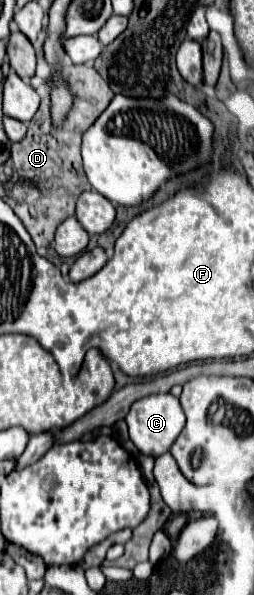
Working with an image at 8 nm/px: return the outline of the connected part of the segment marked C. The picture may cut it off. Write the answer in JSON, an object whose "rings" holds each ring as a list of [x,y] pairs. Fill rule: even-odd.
{"rings":[[[171,393],[165,395],[149,395],[147,399],[139,399],[133,403],[131,411],[125,417],[129,425],[129,437],[135,443],[135,447],[149,457],[159,457],[171,449],[171,445],[177,441],[185,427],[185,413],[179,405],[179,399]]]}

